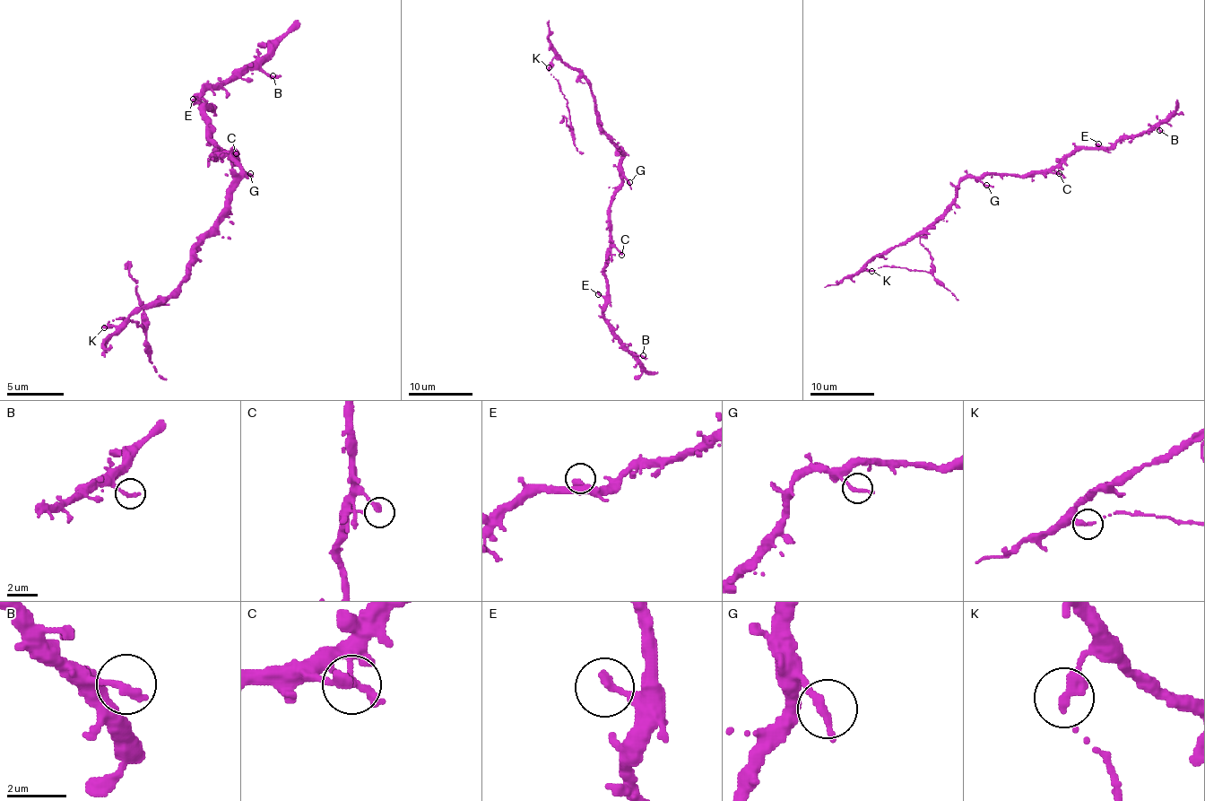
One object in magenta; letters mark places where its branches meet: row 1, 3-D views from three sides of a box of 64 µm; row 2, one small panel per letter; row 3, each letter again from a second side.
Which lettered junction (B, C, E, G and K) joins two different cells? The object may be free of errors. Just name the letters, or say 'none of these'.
K

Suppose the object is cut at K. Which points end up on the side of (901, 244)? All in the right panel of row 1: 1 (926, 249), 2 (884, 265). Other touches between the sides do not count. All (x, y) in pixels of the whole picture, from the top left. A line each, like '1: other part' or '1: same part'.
1: other part
2: other part

